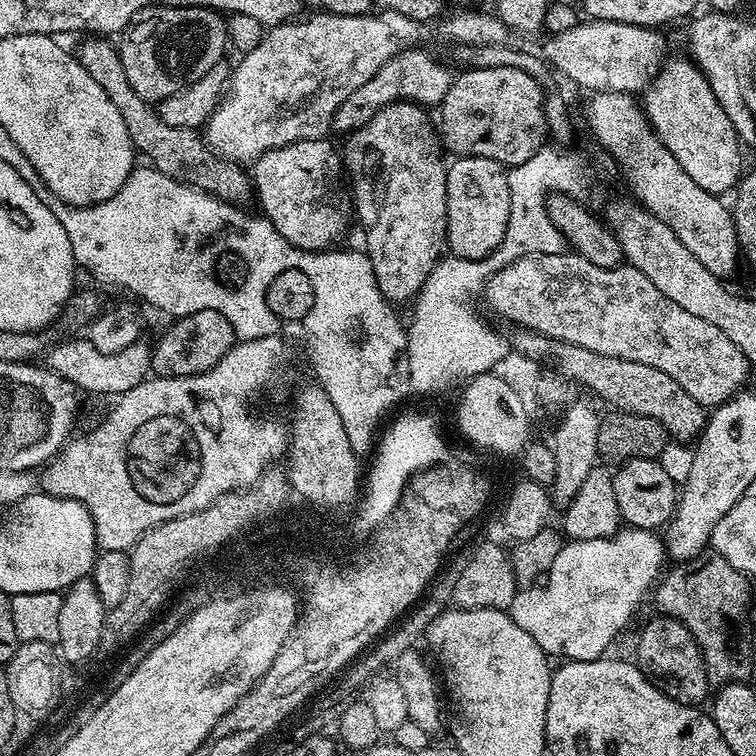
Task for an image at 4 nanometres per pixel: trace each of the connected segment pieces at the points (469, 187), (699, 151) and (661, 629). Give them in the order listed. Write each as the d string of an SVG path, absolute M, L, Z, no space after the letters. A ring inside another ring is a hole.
M458 156L448 164L448 231L446 244L451 255L484 259L502 242L510 222L510 182L505 165L494 158Z
M691 59L672 60L661 67L642 96L642 107L656 137L678 158L678 166L702 186L717 194L731 193L742 176L742 141L718 102L710 82ZM645 95L645 96L644 96Z
M656 614L653 620L646 621L644 629L640 632L640 641L636 644L634 660L655 688L662 690L679 704L700 706L703 705L704 699L704 703L709 699L708 671L700 647L696 645L690 630L686 630L681 620L676 620L673 616Z

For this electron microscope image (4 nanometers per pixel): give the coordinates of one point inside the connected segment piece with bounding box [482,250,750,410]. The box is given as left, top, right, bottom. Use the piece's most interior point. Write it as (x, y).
(617, 312)

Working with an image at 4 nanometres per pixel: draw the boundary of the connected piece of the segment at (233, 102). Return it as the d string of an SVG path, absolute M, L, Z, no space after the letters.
M327 10L319 11L313 16L305 15L287 24L269 27L258 46L239 57L240 65L231 73L226 95L216 105L216 111L206 125L206 143L215 155L248 166L263 152L278 146L286 146L295 140L327 137L338 106L342 106L358 86L370 82L391 56L419 41L416 39L420 36L421 25L393 12L339 16Z

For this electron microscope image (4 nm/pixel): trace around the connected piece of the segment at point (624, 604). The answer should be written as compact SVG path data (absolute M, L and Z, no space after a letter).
M631 526L621 527L620 531L615 532L612 536L606 538L594 538L593 540L568 540L558 550L558 558L554 558L554 562L550 566L548 575L543 582L537 583L535 586L524 586L516 593L516 597L512 599L512 607L510 615L514 618L514 622L518 622L518 626L522 626L522 630L526 630L526 634L530 634L530 638L534 638L534 642L538 642L538 646L542 646L542 650L547 652L549 657L564 656L565 661L570 660L599 660L605 655L604 652L616 640L616 635L627 626L632 620L632 615L636 612L636 607L644 600L644 595L649 595L650 589L657 583L658 577L661 575L664 562L666 560L666 544L663 539L660 540L655 531L646 528L634 528Z

